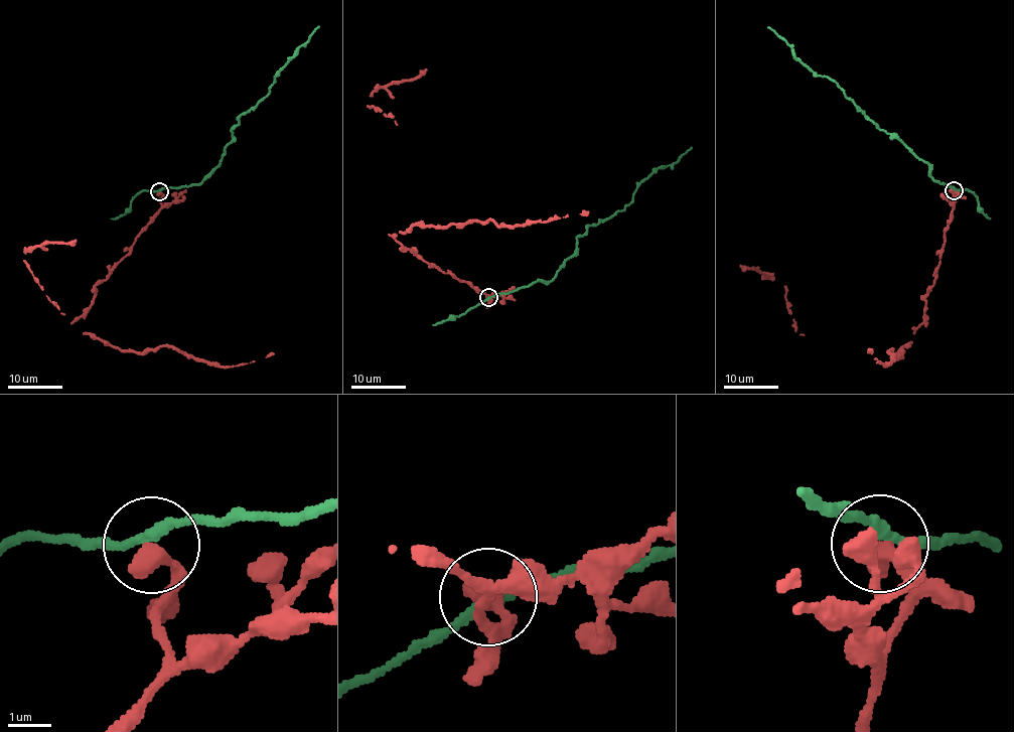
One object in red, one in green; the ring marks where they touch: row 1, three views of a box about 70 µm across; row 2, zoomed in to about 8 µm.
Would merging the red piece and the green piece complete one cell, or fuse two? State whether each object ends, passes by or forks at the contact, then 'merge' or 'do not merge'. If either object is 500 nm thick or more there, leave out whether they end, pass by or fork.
red ends | green passes by | do not merge

